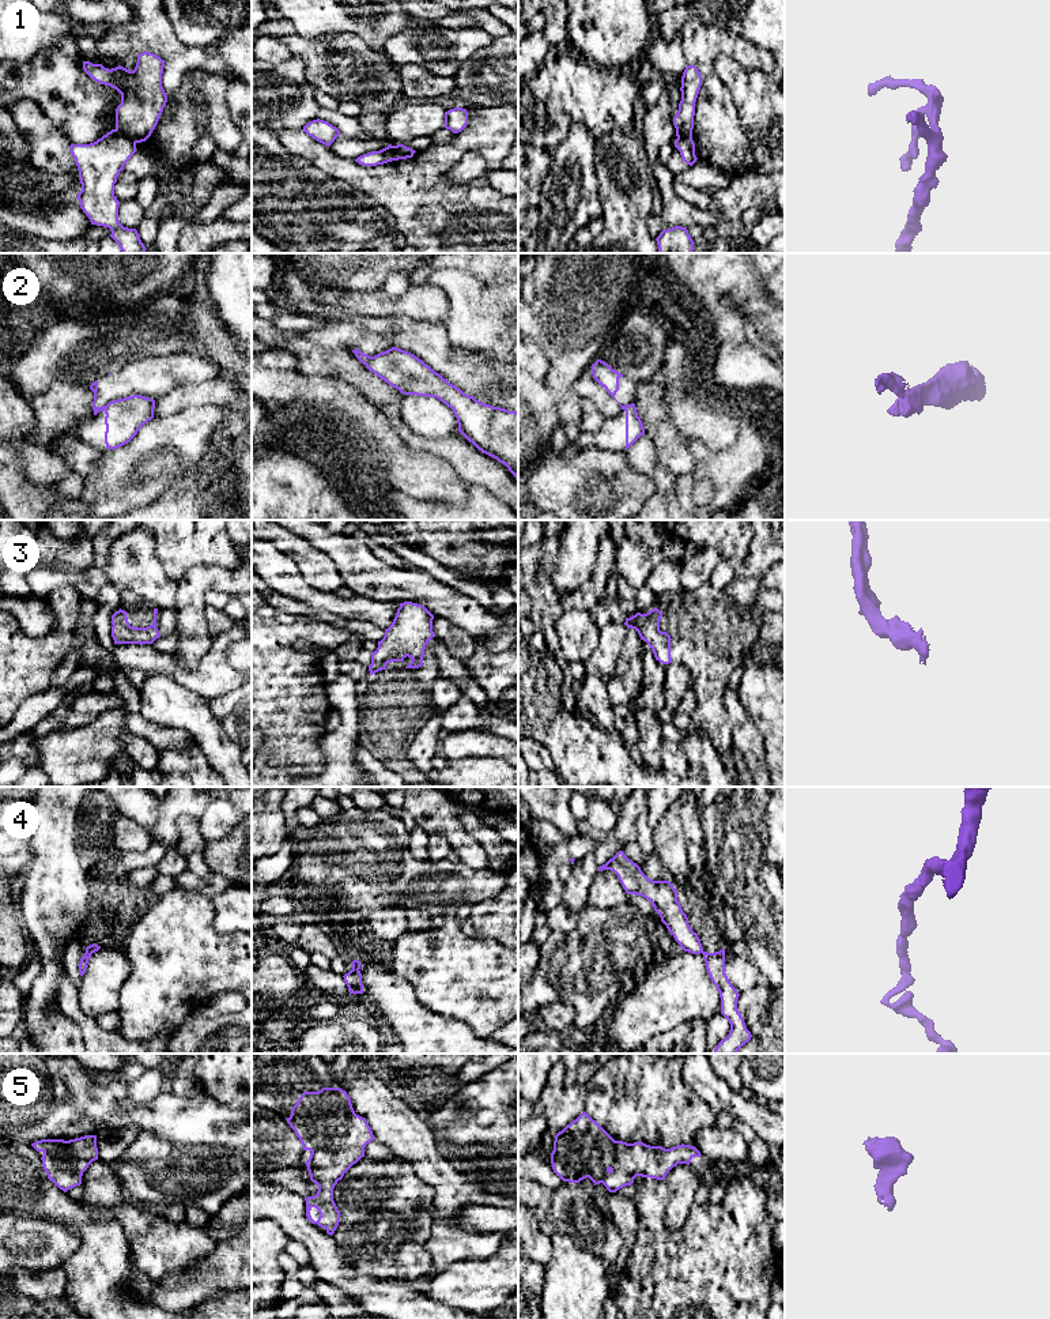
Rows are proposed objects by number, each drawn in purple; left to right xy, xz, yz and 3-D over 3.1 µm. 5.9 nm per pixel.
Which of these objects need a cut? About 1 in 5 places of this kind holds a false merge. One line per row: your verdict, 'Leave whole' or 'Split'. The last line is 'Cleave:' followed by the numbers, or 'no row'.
1: Split
2: Split
3: Leave whole
4: Leave whole
5: Leave whole
Cleave: 1, 2

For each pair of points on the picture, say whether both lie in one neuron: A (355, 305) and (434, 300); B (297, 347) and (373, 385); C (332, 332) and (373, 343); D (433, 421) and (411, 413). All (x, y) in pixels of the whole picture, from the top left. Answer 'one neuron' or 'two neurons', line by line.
A: one neuron
B: one neuron
C: one neuron
D: one neuron

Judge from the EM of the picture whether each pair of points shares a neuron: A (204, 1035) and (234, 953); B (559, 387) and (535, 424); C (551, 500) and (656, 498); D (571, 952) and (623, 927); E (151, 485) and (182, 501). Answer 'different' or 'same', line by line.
A: different
B: different
C: different
D: same
E: different

